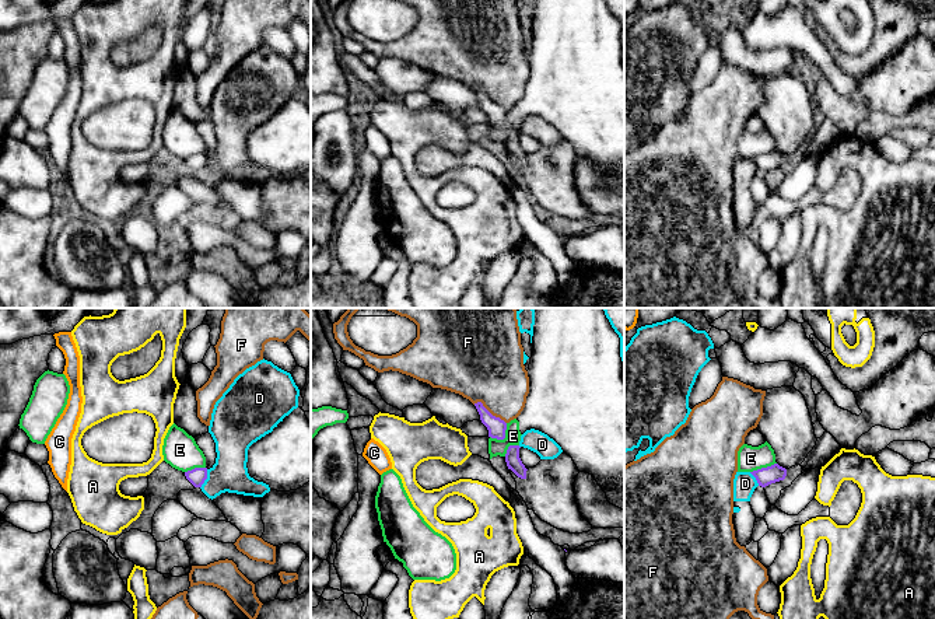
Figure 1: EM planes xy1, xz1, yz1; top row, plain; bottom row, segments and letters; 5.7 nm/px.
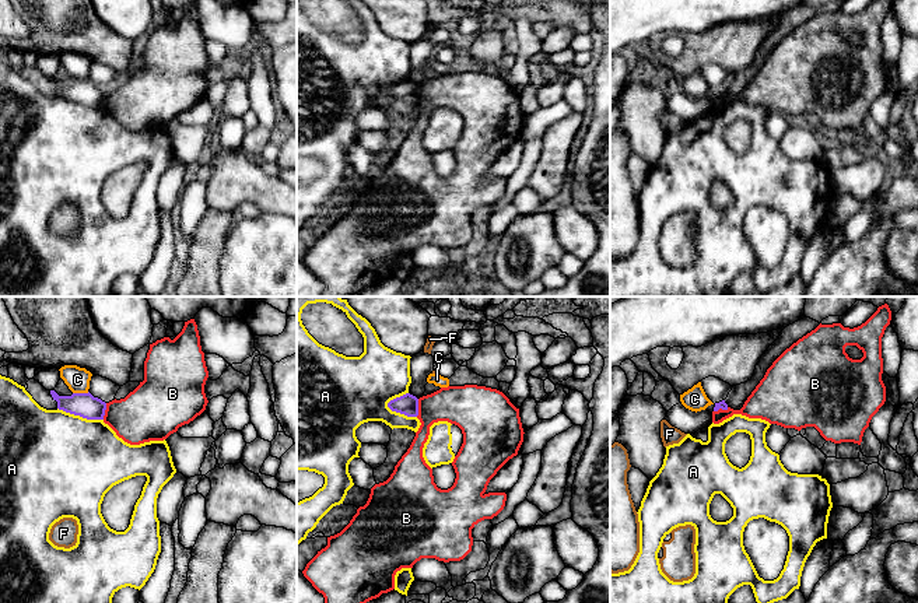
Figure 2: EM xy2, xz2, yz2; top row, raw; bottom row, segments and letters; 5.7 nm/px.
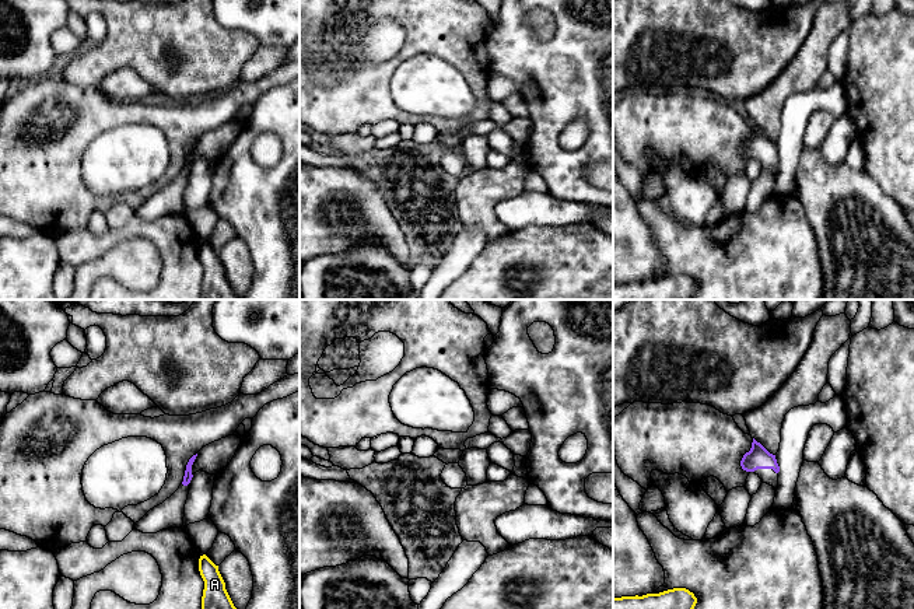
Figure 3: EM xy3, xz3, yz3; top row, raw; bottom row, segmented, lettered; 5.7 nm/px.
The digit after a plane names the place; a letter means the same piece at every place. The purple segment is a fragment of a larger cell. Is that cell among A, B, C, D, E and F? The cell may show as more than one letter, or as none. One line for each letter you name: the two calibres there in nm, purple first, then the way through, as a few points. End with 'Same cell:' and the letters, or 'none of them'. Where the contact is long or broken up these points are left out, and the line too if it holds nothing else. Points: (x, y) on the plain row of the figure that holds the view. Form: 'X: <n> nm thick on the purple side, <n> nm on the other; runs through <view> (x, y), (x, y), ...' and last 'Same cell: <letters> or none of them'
Same cell: none of them

